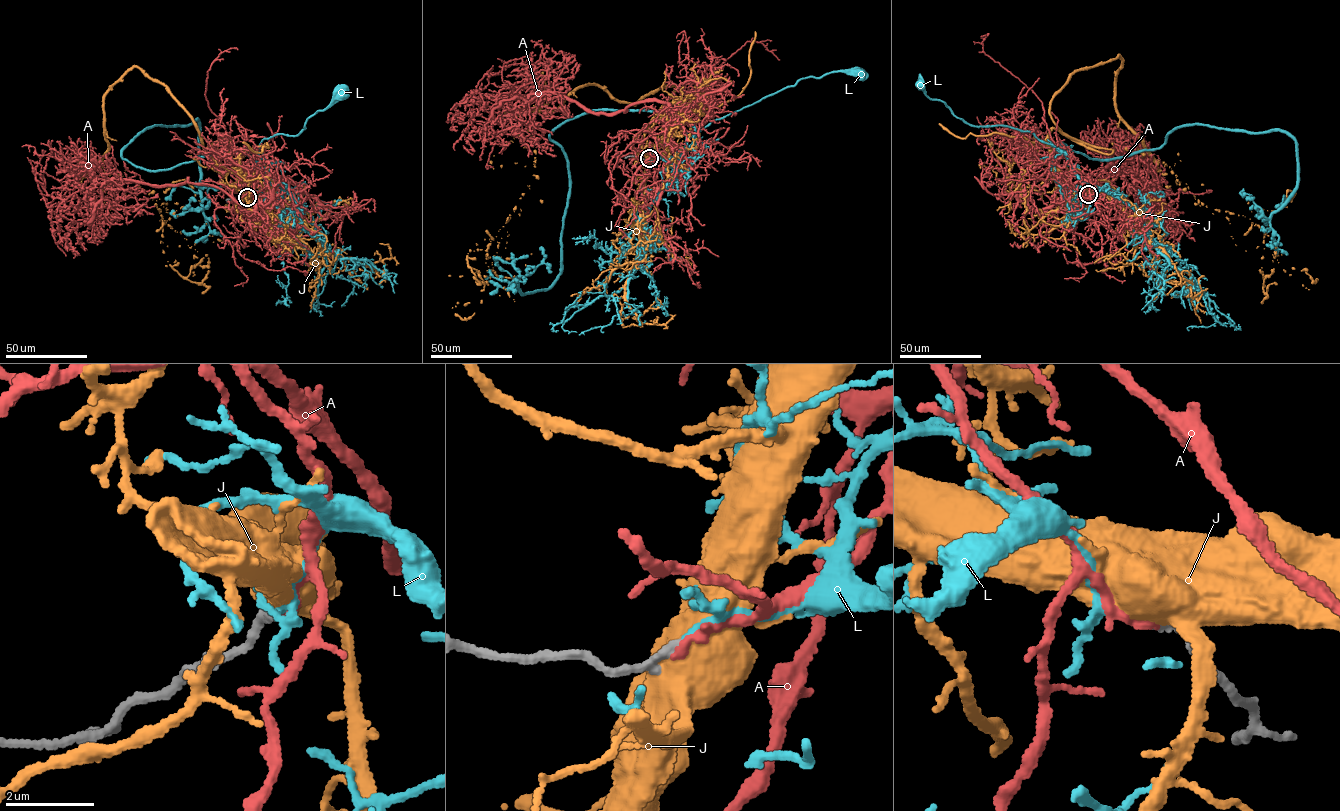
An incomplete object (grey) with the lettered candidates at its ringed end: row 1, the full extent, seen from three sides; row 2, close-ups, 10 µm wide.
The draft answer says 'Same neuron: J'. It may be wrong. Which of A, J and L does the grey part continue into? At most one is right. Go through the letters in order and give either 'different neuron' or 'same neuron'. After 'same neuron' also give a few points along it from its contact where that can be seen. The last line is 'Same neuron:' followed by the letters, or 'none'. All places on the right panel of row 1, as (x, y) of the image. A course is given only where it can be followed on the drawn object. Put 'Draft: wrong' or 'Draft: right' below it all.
A: same neuron; course (1088, 193), (1067, 183), (1051, 205), (1028, 203), (1044, 175), (1113, 164), (1159, 201), (1206, 190)
J: different neuron
L: different neuron
Same neuron: A
Draft: wrong

